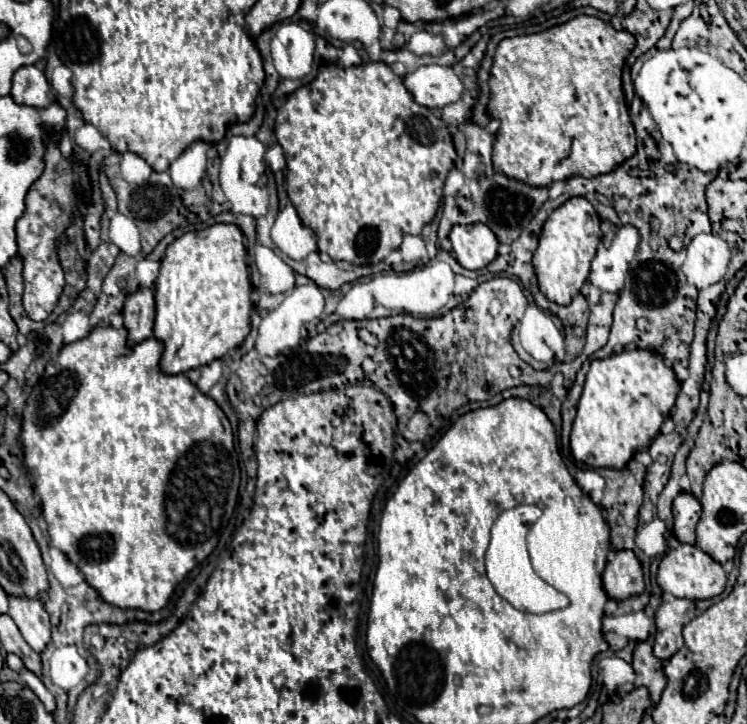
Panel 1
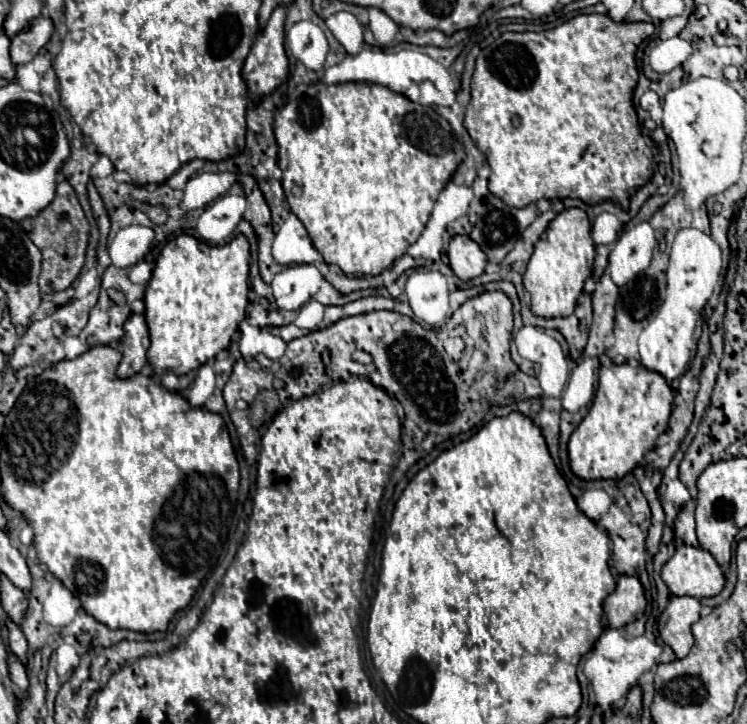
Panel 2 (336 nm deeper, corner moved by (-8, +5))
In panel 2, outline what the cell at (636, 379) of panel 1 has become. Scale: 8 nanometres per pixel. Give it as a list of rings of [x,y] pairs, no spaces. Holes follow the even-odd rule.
[[[640,364],[602,366],[598,374],[598,390],[592,408],[568,440],[568,460],[572,472],[582,480],[620,480],[626,474],[630,474],[642,462],[644,454],[654,448],[654,442],[658,438],[656,426],[668,426],[672,402],[674,402],[674,390],[660,374],[650,372]]]

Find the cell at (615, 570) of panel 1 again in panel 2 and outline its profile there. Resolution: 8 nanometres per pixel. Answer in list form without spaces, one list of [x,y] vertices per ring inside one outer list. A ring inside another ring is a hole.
[[[618,576],[616,590],[604,602],[604,614],[608,626],[622,628],[634,620],[638,620],[646,610],[644,590],[638,578],[634,576]]]

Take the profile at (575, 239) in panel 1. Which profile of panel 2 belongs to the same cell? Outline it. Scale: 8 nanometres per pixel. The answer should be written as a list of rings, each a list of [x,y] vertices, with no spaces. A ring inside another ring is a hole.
[[[568,208],[560,212],[540,236],[524,272],[524,290],[532,296],[530,310],[534,316],[560,318],[574,312],[576,300],[582,294],[584,280],[592,274],[594,242],[590,236],[590,220],[584,210]]]

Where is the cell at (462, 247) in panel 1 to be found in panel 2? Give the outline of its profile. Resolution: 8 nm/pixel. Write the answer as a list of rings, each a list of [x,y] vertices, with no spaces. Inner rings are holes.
[[[454,236],[450,240],[448,260],[450,260],[452,272],[462,282],[480,276],[484,272],[486,262],[488,262],[482,248],[474,240],[470,240],[468,236]]]

